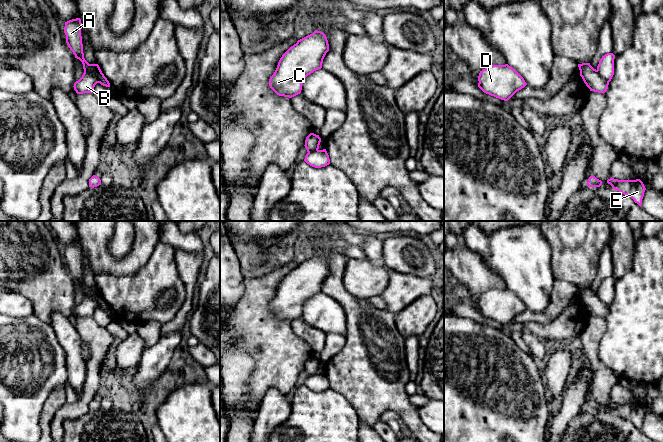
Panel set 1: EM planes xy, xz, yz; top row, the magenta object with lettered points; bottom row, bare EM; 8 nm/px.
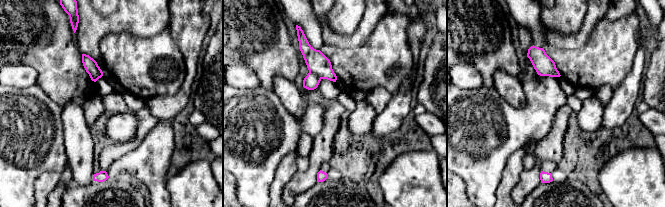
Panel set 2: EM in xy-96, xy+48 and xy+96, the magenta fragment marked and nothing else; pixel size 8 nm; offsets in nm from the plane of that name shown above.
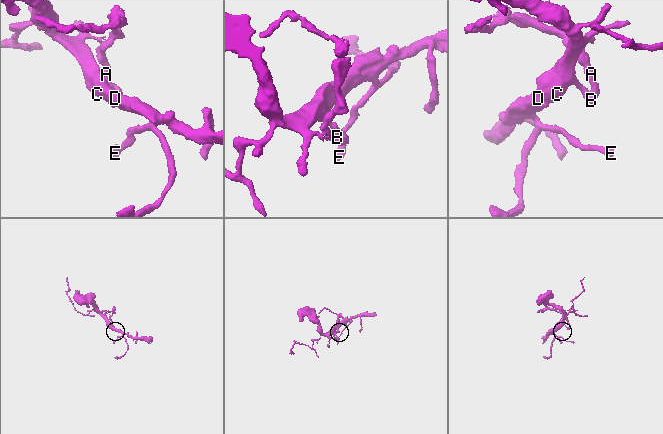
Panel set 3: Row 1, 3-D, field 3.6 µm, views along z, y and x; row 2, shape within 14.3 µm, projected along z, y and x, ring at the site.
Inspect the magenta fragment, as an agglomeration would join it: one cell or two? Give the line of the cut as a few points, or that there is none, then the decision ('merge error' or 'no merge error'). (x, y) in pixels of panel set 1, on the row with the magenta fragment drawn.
cut xy (84, 71), (91, 74), (98, 82); merge error

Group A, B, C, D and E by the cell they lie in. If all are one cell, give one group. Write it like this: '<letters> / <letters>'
A / B C D E

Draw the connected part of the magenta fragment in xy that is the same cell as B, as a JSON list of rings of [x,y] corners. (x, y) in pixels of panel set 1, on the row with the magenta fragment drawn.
[[[84,72],[73,87],[77,94],[92,93],[97,83],[98,81],[93,75]]]

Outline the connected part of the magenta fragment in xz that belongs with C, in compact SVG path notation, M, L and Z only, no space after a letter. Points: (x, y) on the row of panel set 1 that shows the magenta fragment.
M321 31L298 40L280 58L269 79L270 88L279 96L292 98L300 94L304 79L322 68L328 51L327 37Z

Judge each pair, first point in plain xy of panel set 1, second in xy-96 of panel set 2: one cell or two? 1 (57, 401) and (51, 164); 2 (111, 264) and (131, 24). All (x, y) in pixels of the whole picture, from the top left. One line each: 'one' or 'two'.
1: two
2: one

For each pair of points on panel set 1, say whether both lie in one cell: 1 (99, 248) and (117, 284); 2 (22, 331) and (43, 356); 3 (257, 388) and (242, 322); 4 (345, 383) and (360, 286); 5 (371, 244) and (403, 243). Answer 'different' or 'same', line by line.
1: different
2: same
3: same
4: different
5: different

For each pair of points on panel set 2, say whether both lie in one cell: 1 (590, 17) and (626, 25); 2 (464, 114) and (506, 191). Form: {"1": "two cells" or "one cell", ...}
{"1": "two cells", "2": "two cells"}

